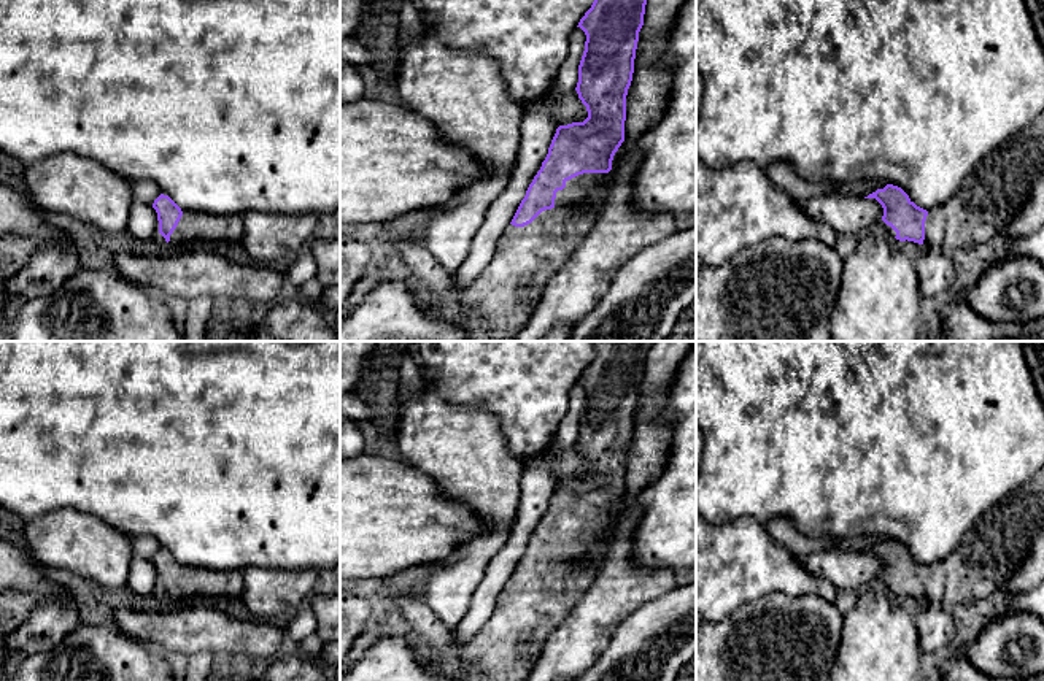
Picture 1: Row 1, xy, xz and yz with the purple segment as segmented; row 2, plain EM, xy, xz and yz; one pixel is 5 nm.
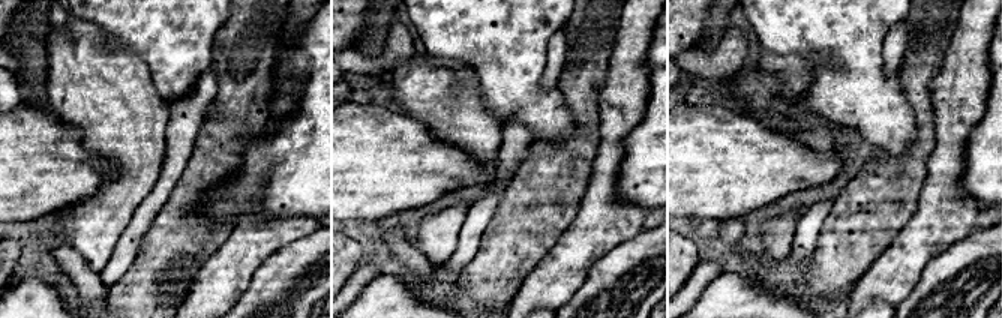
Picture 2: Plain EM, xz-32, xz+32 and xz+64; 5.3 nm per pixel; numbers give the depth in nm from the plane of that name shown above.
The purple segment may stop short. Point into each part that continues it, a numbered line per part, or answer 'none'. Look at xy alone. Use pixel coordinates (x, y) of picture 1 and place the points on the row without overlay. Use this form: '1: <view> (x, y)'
1: xy (204, 583)

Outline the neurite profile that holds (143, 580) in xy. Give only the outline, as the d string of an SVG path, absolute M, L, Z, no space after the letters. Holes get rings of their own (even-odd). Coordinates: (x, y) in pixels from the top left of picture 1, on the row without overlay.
M133 557L126 586L137 595L156 594L159 591L159 576L153 560Z

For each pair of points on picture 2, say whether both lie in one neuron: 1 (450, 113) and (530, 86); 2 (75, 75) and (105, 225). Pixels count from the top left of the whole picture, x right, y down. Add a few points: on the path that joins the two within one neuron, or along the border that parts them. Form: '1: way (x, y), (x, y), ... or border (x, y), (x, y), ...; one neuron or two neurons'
1: border (473, 68), (479, 77), (482, 102), (503, 122); two neurons
2: way (113, 113), (126, 129), (126, 183), (123, 188); one neuron

